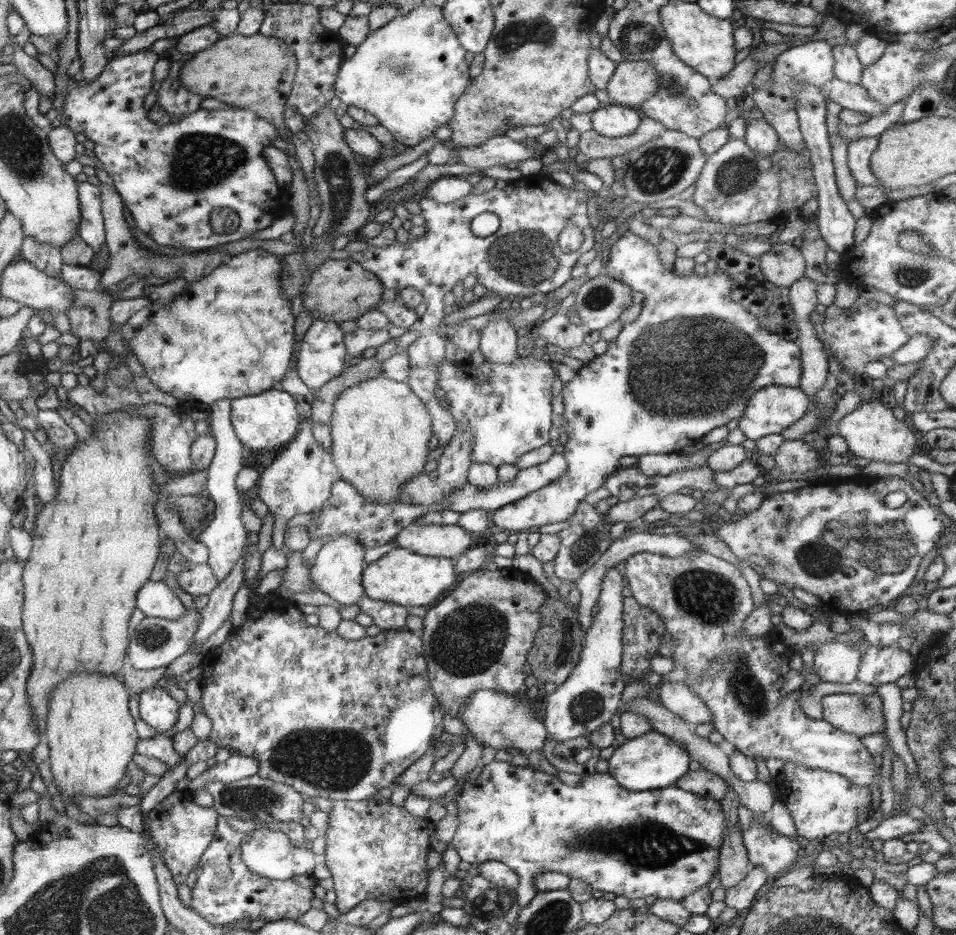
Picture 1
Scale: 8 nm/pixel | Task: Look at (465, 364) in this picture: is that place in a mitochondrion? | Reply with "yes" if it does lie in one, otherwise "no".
no

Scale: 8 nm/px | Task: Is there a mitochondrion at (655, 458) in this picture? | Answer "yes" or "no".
no

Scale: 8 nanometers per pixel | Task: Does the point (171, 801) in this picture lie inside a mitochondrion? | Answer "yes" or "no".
no

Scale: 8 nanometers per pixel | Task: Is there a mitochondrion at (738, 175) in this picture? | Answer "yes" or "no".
yes

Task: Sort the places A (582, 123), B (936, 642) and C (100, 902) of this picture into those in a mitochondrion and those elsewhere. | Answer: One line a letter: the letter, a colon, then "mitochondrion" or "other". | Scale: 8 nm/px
A: other
B: other
C: mitochondrion

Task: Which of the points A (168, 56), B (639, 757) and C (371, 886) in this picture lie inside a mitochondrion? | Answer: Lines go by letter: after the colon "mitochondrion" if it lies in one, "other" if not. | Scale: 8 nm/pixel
A: other
B: other
C: other

